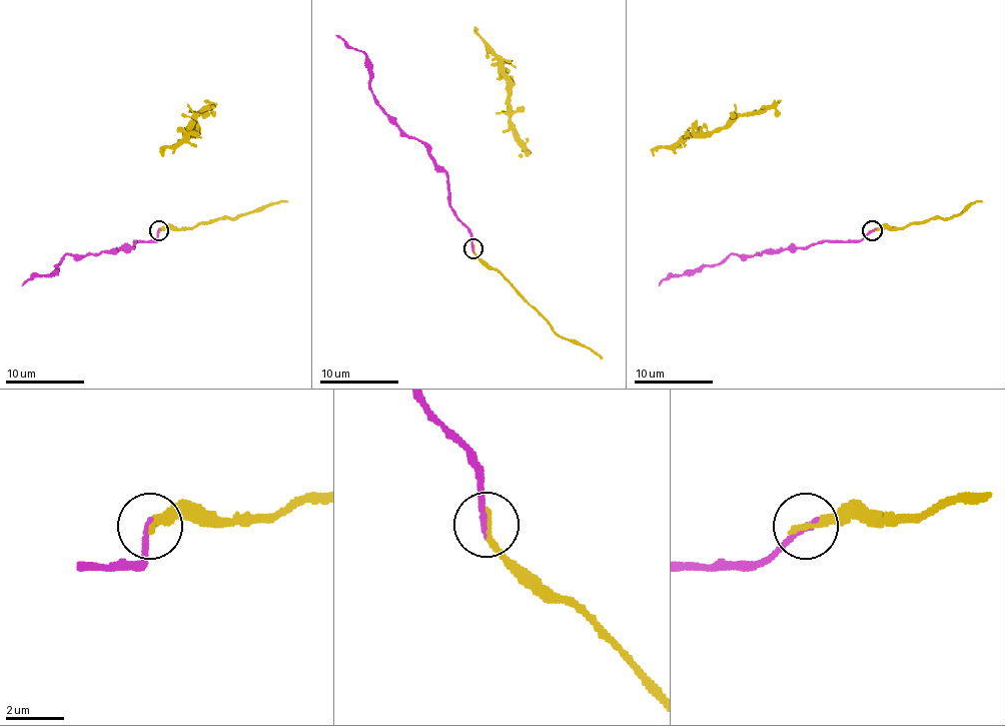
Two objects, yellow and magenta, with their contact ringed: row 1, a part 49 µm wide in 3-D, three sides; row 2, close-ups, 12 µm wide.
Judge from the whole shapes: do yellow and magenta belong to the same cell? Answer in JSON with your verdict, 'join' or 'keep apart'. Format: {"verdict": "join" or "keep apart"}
{"verdict": "join"}

